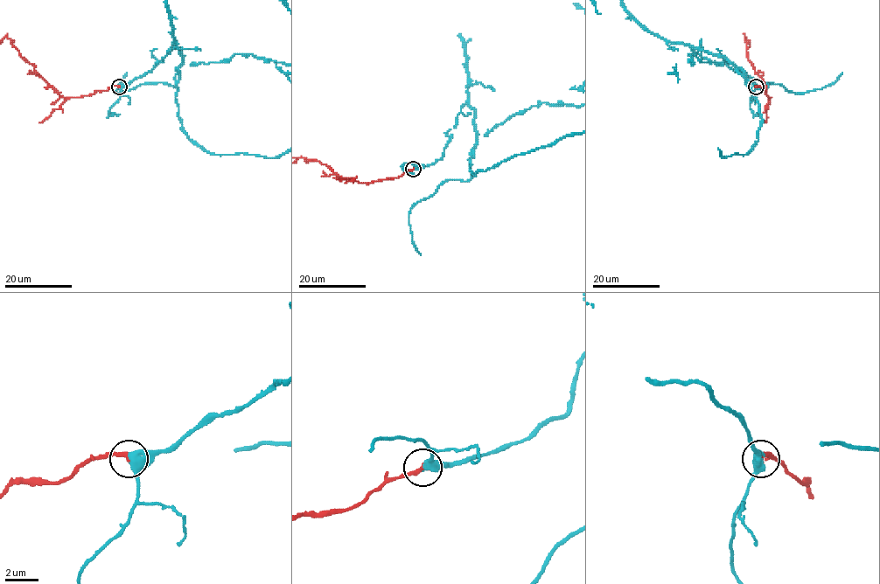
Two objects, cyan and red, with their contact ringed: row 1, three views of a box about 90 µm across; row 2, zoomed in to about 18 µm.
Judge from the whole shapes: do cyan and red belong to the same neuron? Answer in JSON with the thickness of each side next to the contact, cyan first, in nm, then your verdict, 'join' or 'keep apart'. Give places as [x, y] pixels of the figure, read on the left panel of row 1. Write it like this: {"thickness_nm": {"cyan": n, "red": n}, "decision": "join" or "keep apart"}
{"thickness_nm": {"cyan": 550, "red": 300}, "decision": "join"}

